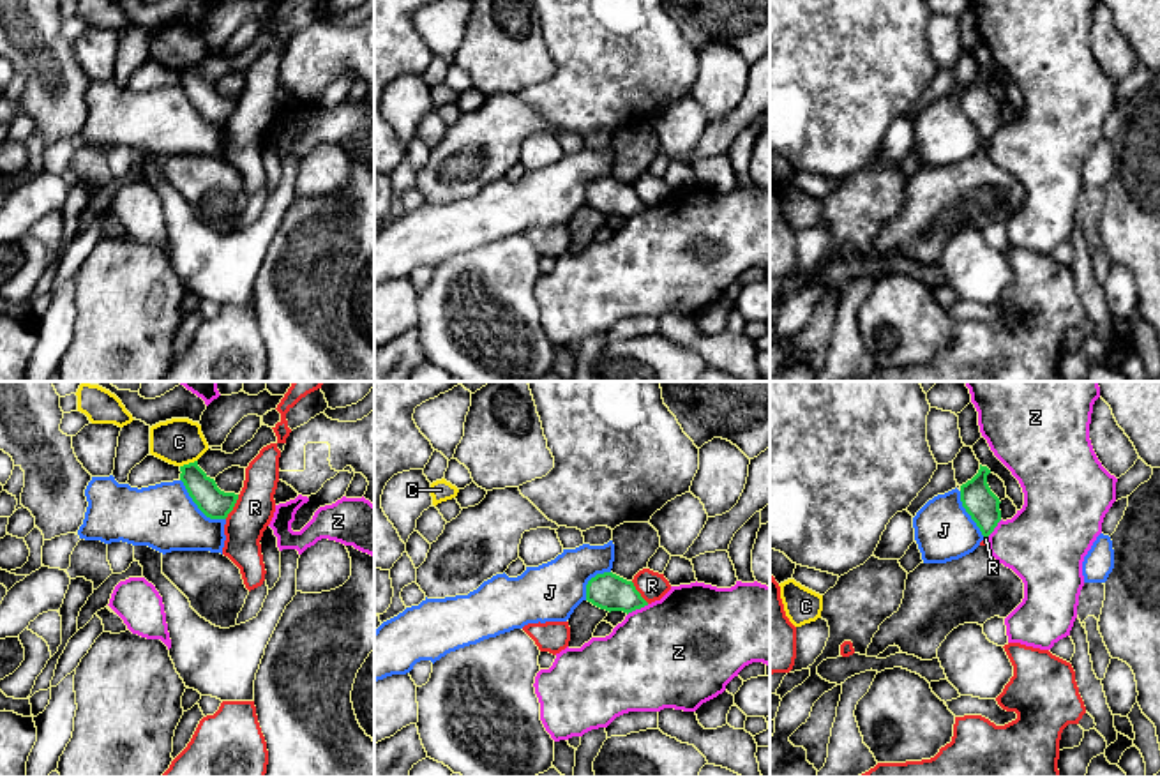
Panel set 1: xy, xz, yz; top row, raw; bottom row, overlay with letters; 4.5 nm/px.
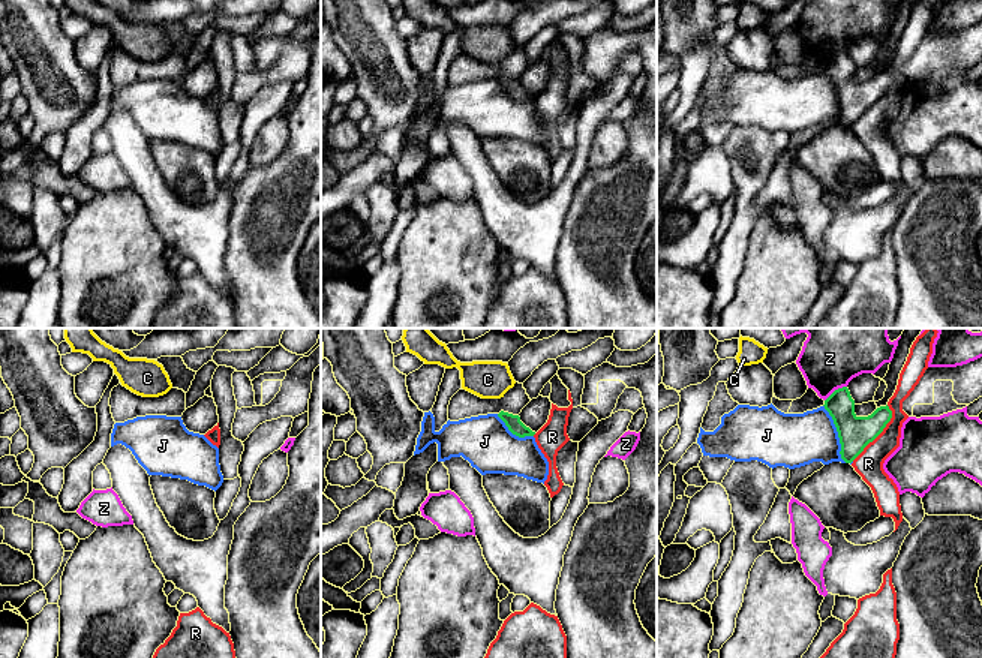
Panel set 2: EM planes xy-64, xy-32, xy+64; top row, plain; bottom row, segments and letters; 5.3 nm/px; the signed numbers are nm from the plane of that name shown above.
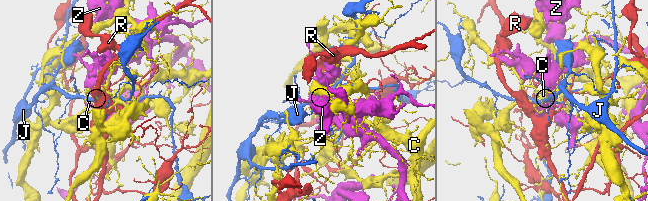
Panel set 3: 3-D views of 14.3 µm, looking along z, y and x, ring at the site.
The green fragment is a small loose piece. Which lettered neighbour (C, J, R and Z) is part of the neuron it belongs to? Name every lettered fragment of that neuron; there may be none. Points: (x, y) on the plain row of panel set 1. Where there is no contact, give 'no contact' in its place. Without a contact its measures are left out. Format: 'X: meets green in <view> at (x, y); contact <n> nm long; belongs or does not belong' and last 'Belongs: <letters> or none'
C: meets green in xy at (189, 67); contact 90 nm long; does not belong
J: meets green in xy at (198, 112); contact 280 nm long; belongs
R: meets green in xy at (233, 110); contact 130 nm long; does not belong
Z: meets green in xz at (638, 212); contact 120 nm long; does not belong
Belongs: J

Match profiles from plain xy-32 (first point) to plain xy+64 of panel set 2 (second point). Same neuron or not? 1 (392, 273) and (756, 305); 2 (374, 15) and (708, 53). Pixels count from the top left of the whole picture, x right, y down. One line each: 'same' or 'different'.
1: different
2: different

